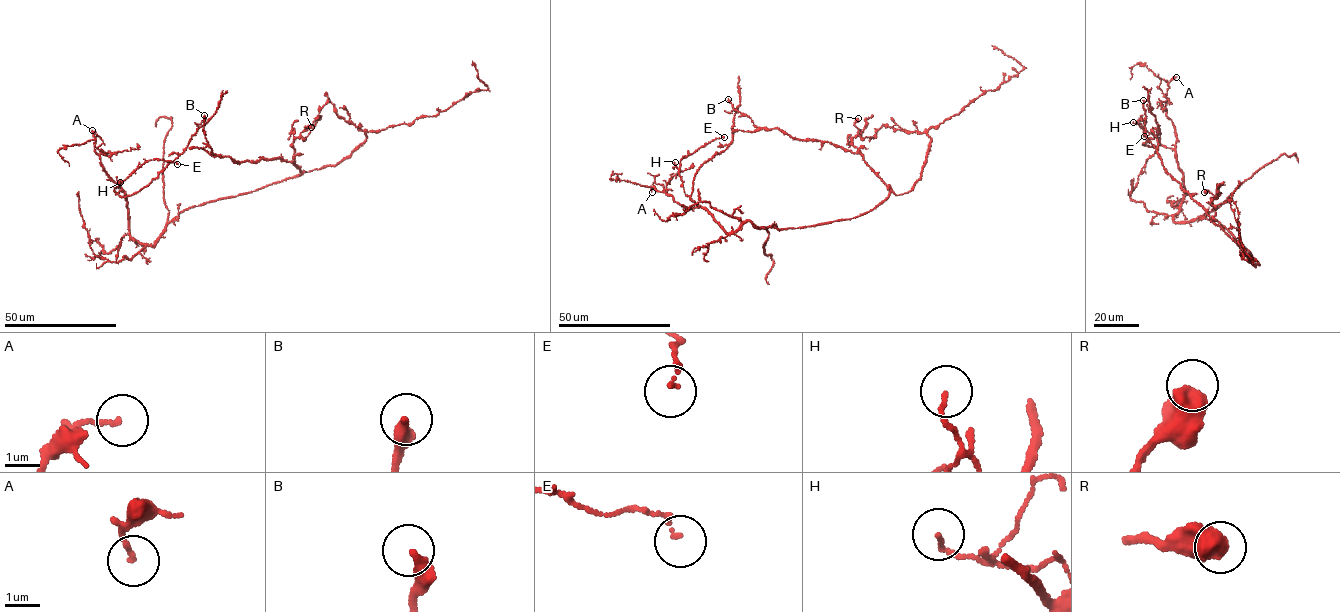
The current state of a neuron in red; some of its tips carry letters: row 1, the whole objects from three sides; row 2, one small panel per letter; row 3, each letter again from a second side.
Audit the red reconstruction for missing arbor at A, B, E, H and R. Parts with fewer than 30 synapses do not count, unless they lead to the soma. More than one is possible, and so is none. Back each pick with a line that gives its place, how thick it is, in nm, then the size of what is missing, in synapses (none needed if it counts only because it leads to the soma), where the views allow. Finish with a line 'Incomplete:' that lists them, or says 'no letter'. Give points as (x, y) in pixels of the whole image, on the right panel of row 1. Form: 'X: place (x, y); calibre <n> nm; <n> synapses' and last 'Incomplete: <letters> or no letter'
Incomplete: no letter

